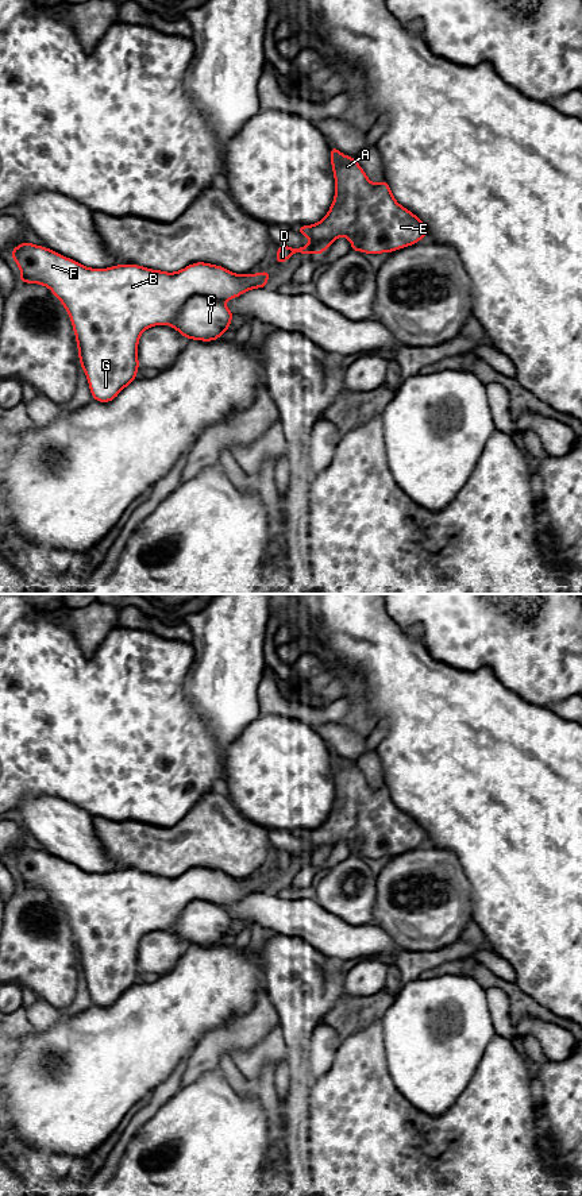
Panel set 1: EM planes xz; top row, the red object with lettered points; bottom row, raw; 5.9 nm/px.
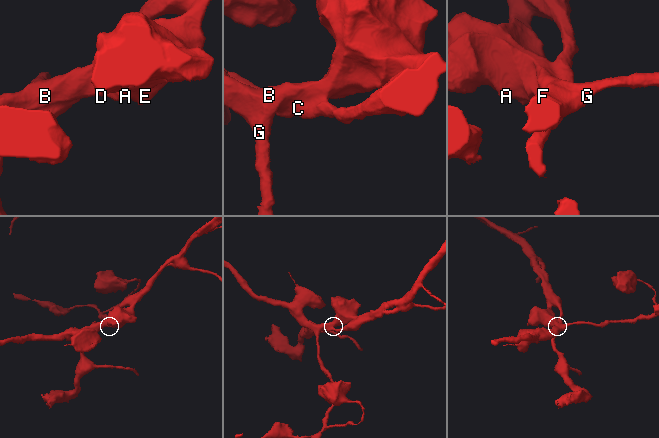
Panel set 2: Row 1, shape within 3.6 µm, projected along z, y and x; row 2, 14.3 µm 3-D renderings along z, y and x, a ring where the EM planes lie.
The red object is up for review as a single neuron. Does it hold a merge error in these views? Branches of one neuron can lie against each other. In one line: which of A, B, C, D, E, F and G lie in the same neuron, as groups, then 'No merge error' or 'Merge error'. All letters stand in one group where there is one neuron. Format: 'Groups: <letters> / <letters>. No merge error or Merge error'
Groups: A B D E F G / C. Merge error

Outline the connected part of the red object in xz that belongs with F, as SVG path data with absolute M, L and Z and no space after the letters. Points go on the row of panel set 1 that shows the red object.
M24 242L11 252L22 271L19 282L47 286L66 309L76 335L78 359L95 401L111 402L136 379L140 335L154 325L169 324L192 296L228 301L258 288L269 288L270 271L235 274L221 266L196 262L166 273L139 265L90 269L47 247Z

